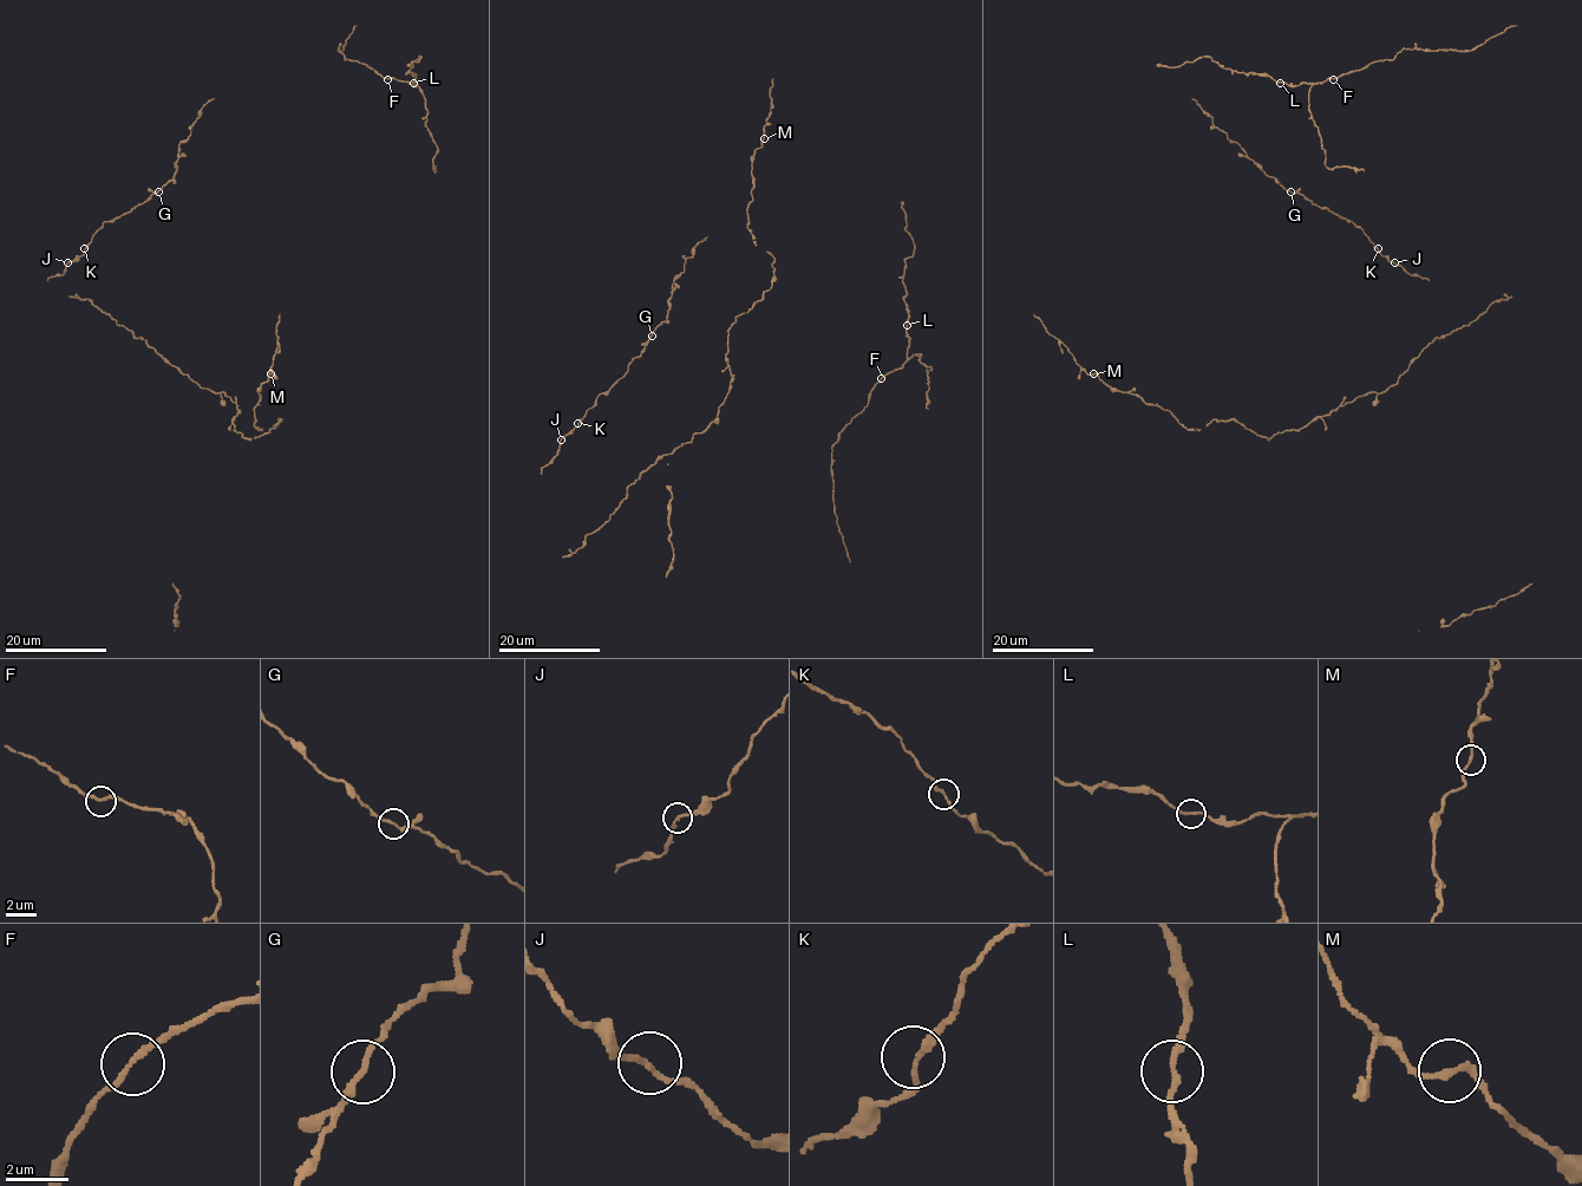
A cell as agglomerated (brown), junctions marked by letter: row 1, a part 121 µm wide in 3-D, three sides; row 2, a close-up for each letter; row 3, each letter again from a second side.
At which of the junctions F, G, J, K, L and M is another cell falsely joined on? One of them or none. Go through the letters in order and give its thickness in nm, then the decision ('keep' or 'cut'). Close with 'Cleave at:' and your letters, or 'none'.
F: 190 nm thick; keep
G: 190 nm thick; keep
J: 170 nm thick; keep
K: 200 nm thick; keep
L: 180 nm thick; keep
M: 180 nm thick; keep
Cleave at: none

